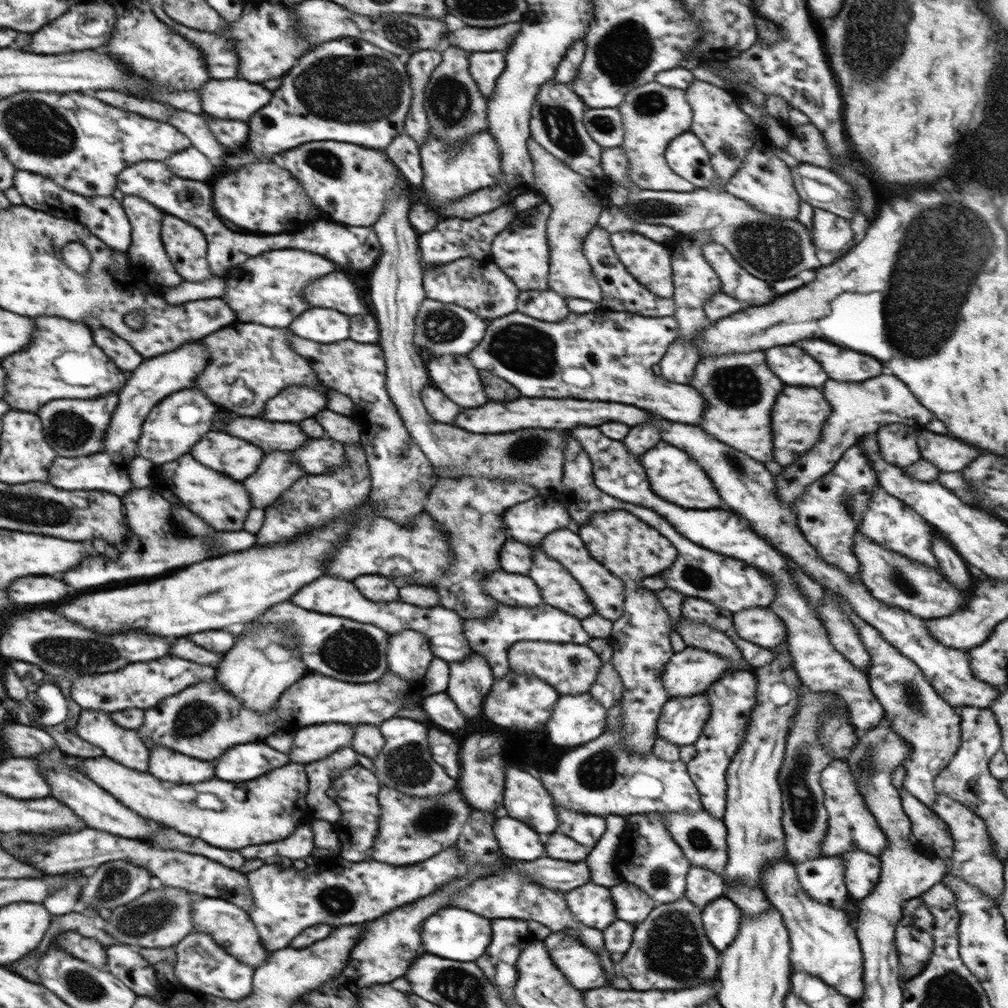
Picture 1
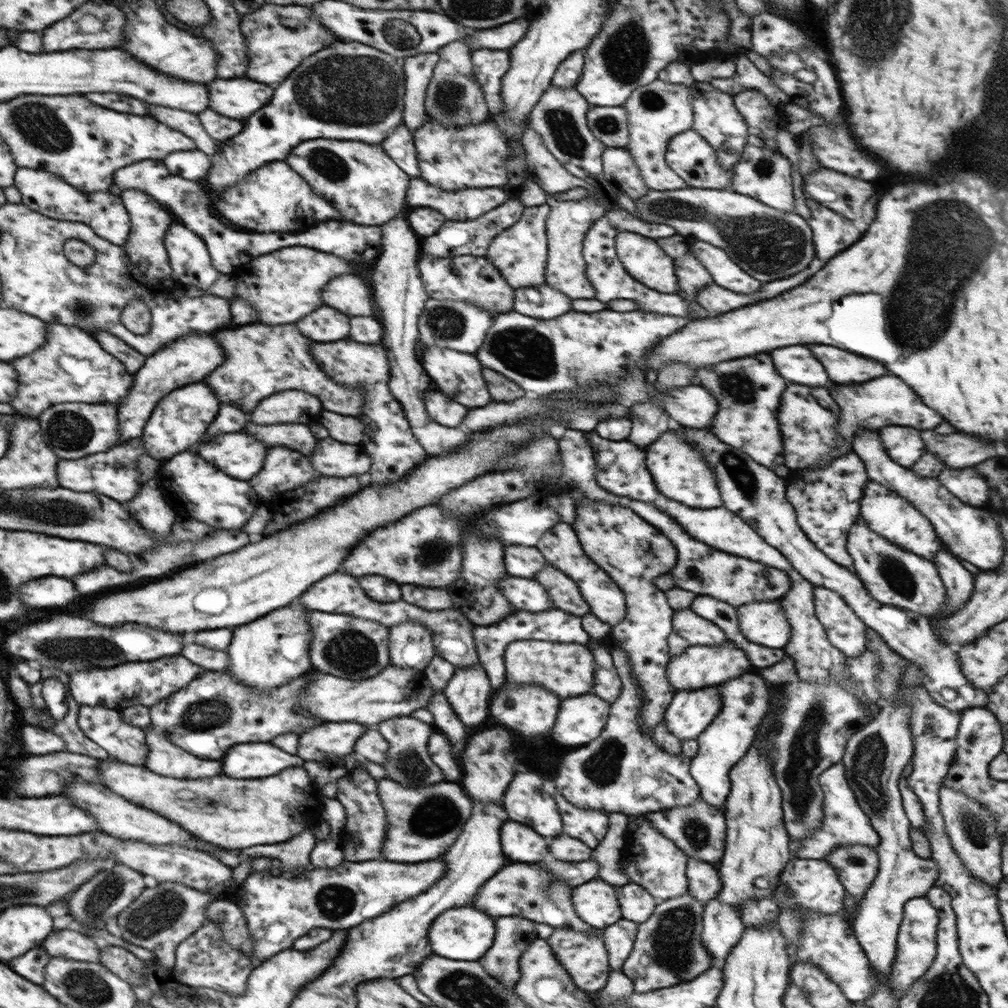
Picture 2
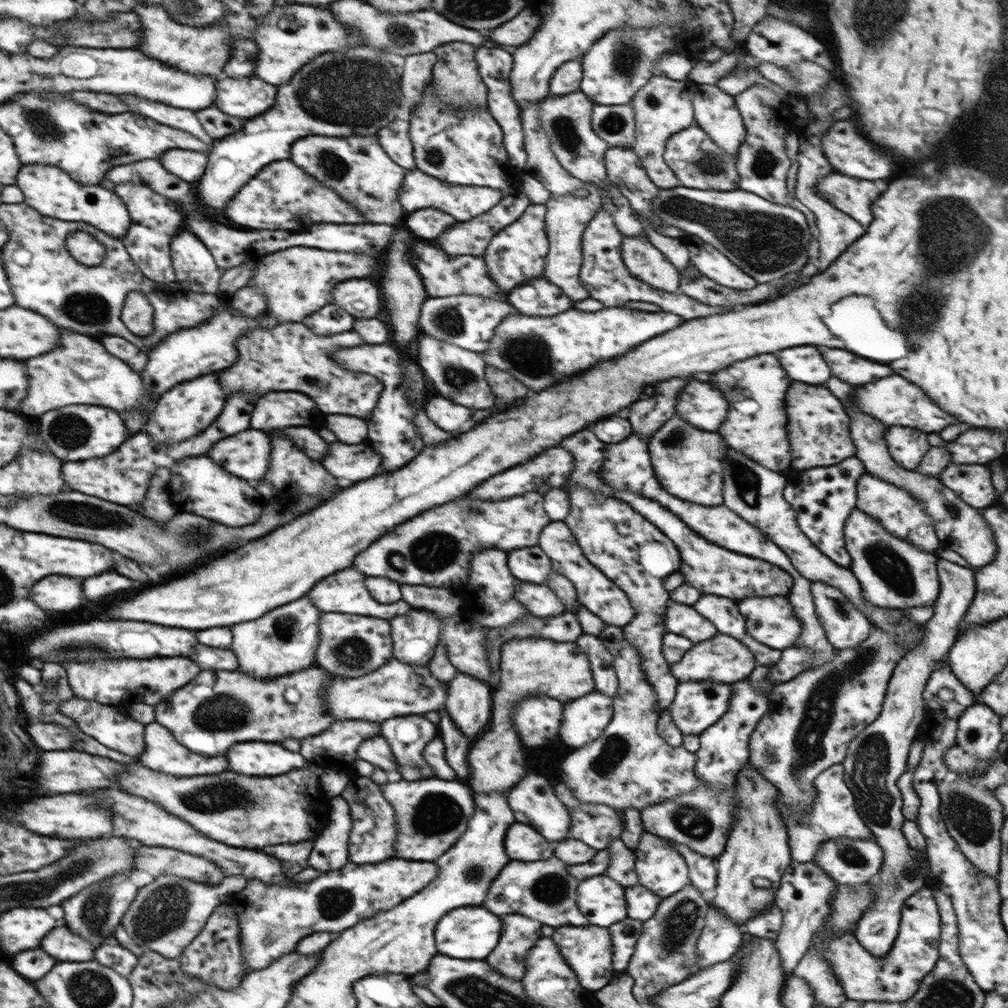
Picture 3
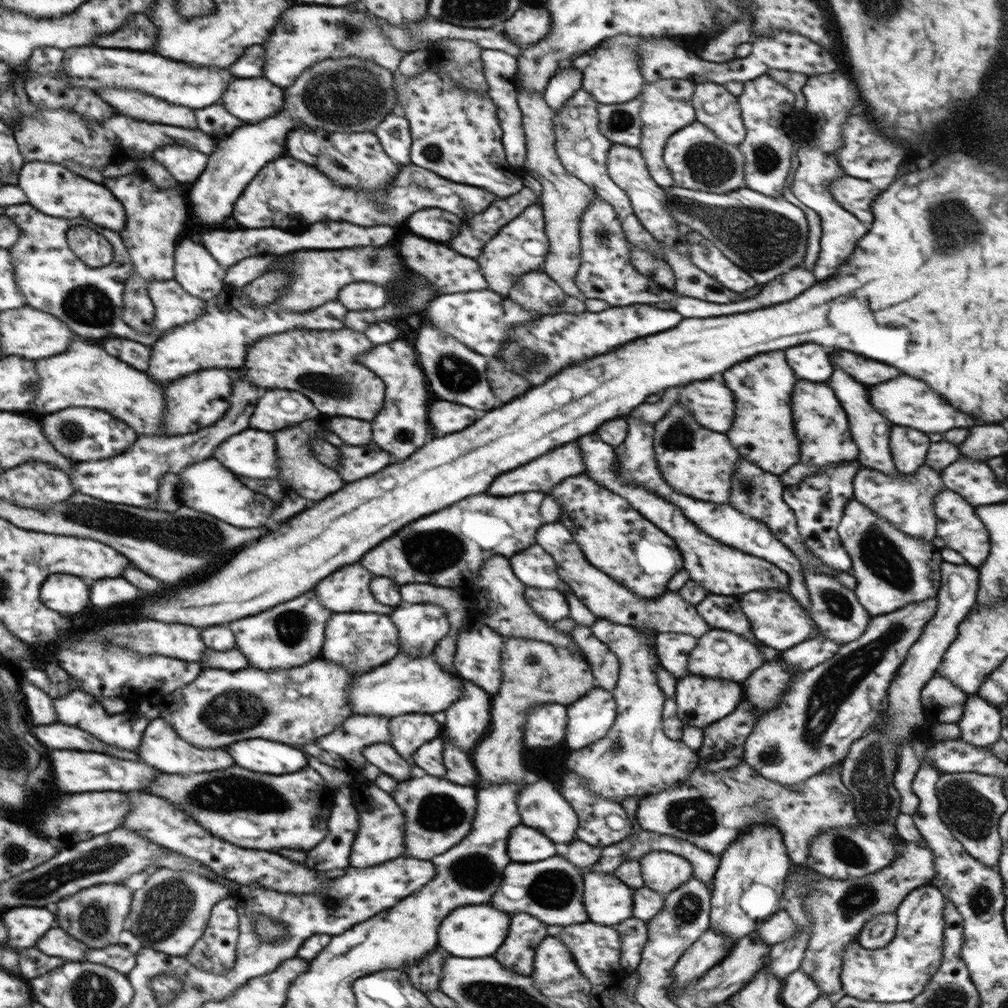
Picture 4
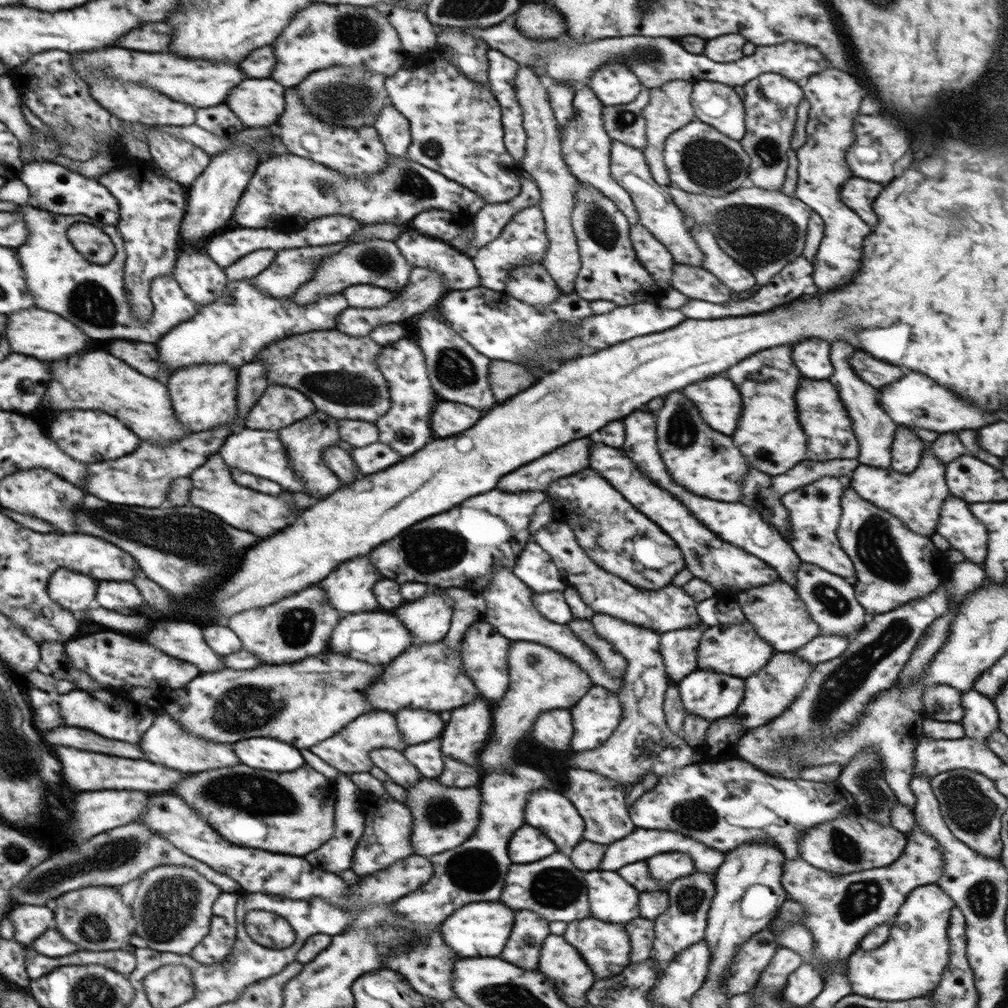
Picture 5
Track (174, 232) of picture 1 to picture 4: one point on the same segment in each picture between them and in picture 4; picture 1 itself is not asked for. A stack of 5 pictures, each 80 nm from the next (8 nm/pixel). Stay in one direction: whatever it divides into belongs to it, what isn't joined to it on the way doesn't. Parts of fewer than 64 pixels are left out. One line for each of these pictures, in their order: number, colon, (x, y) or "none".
2: (189, 257)
3: (195, 269)
4: (199, 273)

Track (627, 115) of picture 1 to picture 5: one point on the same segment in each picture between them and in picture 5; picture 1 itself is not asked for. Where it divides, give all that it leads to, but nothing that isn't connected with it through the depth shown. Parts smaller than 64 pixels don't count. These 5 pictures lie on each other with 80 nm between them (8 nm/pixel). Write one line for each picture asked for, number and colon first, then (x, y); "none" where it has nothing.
2: (660, 110)
3: (663, 107)
4: (666, 107)
5: (669, 108)

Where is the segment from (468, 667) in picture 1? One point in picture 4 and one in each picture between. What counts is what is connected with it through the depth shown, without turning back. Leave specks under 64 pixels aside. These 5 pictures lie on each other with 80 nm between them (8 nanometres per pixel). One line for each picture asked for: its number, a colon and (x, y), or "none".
2: (469, 690)
3: (469, 703)
4: (468, 718)

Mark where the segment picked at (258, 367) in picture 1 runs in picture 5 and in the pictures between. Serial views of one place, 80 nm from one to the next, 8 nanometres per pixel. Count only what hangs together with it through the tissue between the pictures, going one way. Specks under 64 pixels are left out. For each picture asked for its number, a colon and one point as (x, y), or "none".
2: (268, 358)
3: (287, 357)
4: (323, 364)
5: (338, 372)

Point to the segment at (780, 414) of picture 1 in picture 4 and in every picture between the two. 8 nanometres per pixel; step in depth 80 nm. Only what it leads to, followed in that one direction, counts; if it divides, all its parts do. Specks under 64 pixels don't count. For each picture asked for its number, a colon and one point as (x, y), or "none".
2: (808, 416)
3: (818, 424)
4: (821, 426)

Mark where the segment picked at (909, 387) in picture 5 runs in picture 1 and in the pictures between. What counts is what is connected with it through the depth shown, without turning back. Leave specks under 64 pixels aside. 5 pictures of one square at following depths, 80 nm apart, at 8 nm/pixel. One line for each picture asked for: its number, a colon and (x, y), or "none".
1: (858, 408)
2: (887, 400)
3: (893, 400)
4: (905, 401)

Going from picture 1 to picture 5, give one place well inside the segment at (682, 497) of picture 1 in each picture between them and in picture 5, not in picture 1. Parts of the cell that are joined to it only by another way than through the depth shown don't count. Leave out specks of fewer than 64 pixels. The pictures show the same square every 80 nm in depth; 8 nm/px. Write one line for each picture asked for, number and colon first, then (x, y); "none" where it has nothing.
2: (681, 472)
3: (688, 461)
4: (696, 462)
5: (697, 456)

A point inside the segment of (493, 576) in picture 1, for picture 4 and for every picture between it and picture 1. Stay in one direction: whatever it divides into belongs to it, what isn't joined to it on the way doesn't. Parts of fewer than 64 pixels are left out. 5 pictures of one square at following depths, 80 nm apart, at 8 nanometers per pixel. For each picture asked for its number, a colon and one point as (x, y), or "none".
2: (526, 594)
3: (540, 600)
4: (550, 604)

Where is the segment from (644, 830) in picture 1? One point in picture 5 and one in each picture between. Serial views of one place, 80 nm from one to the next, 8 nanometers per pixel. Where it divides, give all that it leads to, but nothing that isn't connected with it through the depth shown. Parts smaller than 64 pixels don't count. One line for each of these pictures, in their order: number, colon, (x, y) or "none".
2: (653, 861)
3: (660, 868)
4: (662, 871)
5: (667, 867)

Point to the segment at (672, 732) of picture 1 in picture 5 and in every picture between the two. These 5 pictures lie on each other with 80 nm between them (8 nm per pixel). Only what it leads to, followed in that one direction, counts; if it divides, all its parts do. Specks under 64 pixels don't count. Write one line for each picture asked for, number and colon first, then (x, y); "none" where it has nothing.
2: (689, 712)
3: (697, 705)
4: (701, 700)
5: (711, 695)

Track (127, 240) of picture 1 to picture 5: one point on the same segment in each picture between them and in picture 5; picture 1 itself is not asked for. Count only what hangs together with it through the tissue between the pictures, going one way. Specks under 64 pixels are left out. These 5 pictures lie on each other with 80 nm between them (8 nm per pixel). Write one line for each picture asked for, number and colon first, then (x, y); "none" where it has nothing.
2: (47, 193)
3: (51, 191)
4: (53, 189)
5: (56, 189)

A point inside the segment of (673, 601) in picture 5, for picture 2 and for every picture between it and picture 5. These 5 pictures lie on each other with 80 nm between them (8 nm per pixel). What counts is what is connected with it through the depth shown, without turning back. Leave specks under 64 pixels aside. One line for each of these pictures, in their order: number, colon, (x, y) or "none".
2: (559, 546)
3: (596, 592)
4: (606, 598)

